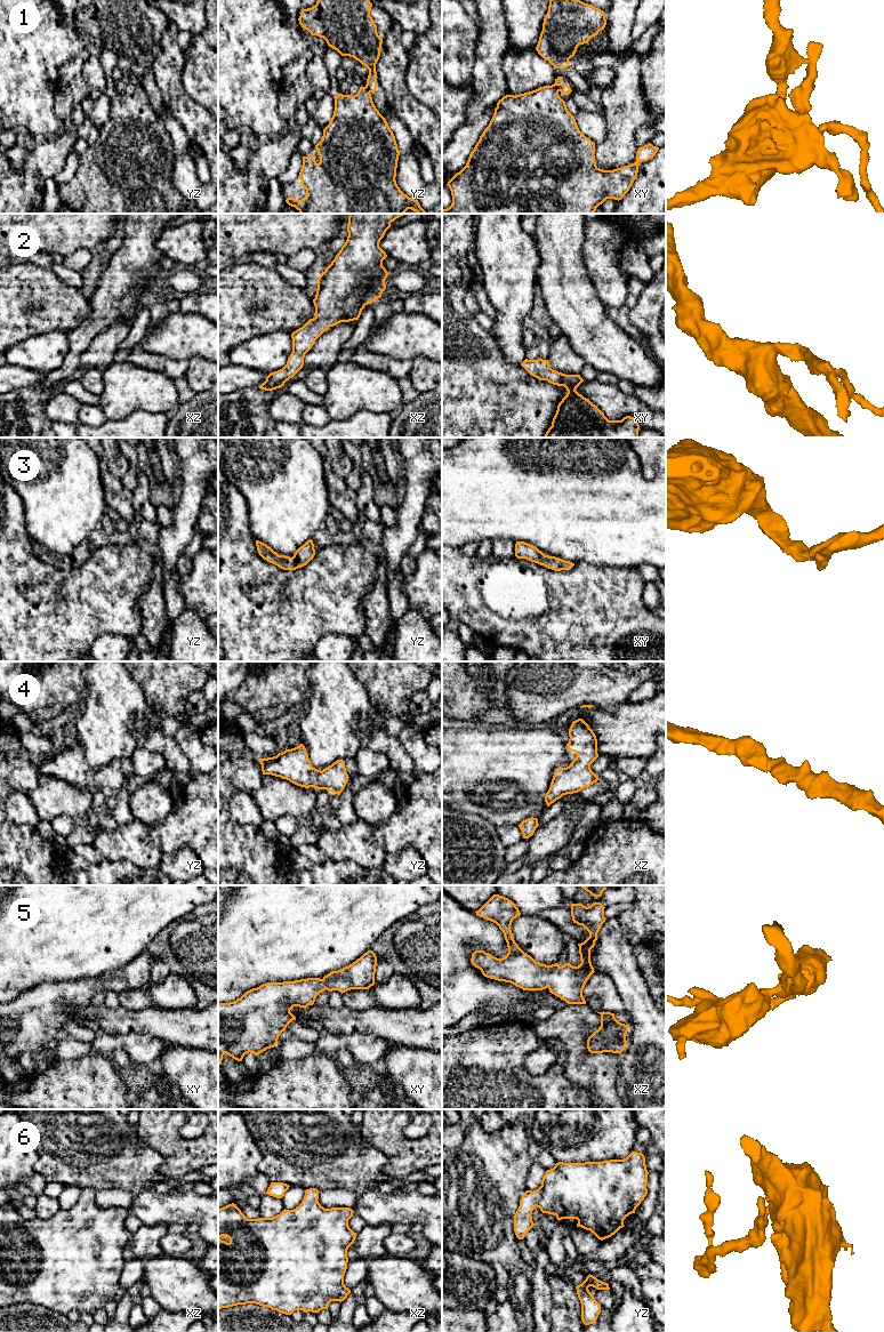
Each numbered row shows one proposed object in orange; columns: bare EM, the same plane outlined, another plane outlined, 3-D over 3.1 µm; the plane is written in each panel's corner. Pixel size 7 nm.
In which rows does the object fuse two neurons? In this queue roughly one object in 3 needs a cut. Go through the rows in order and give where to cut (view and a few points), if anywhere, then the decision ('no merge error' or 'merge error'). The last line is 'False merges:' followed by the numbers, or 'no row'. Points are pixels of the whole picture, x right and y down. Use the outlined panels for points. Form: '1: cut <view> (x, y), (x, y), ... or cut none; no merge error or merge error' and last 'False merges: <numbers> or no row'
1: cut xy (552, 85), (559, 90); merge error
2: cut none; no merge error
3: cut none; no merge error
4: cut none; no merge error
5: cut none; no merge error
6: cut none; no merge error
False merges: 1

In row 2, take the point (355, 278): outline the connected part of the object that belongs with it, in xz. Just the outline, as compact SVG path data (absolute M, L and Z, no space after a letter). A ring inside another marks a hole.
M349 214L345 244L316 283L314 318L291 334L292 352L287 364L271 372L258 386L273 391L304 366L305 354L330 327L359 320L365 305L381 297L389 274L383 266L386 252L379 247L391 223L404 214Z

